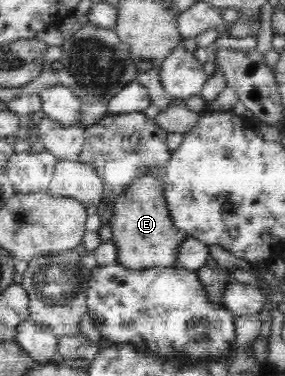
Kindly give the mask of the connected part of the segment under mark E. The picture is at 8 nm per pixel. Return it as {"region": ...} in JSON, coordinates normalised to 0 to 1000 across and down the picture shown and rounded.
{"region":[[[484,471],[467,476],[449,503],[407,524],[400,566],[389,577],[389,638],[407,649],[407,699],[446,715],[533,715],[533,710],[614,710],[628,652],[660,628],[611,601],[575,516],[572,473]]]}

